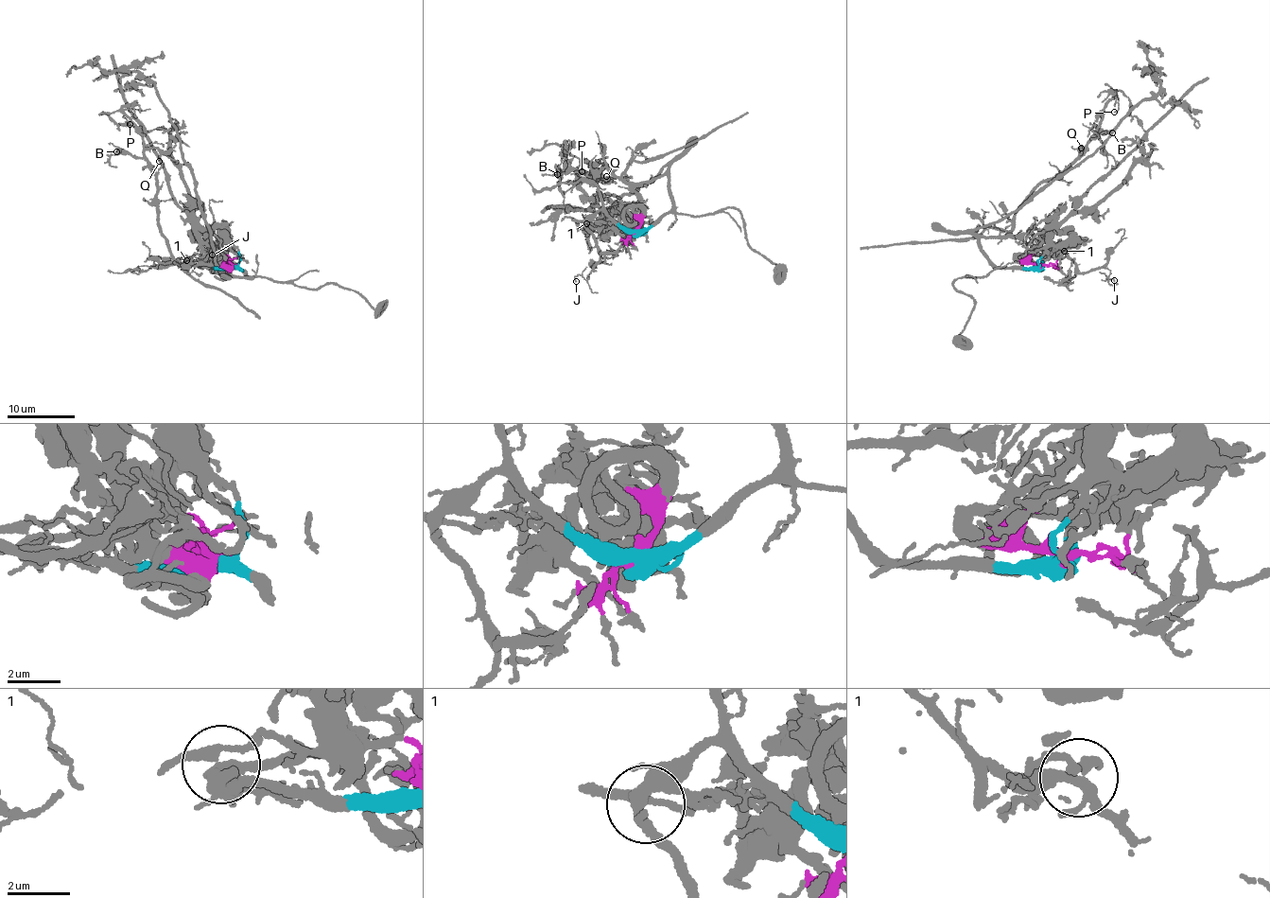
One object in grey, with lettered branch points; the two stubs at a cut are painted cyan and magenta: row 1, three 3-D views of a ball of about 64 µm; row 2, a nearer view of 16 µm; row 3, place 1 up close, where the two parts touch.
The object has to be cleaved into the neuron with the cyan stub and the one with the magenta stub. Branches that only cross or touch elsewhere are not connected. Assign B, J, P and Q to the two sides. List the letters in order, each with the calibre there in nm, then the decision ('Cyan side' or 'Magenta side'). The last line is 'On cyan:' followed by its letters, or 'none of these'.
B: Thickness 160 nm. Cyan side
J: Thickness 110 nm. Cyan side
P: Thickness 100 nm. Cyan side
Q: Thickness 150 nm. Cyan side
On cyan: B, J, P, Q

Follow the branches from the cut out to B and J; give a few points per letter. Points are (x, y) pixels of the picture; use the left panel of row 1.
B: (232, 266), (250, 277), (180, 263), (162, 234), (153, 174), (146, 160), (120, 149), (116, 152)
J: (232, 266), (201, 268), (185, 260), (205, 256), (217, 260), (217, 243), (219, 252), (213, 255)

